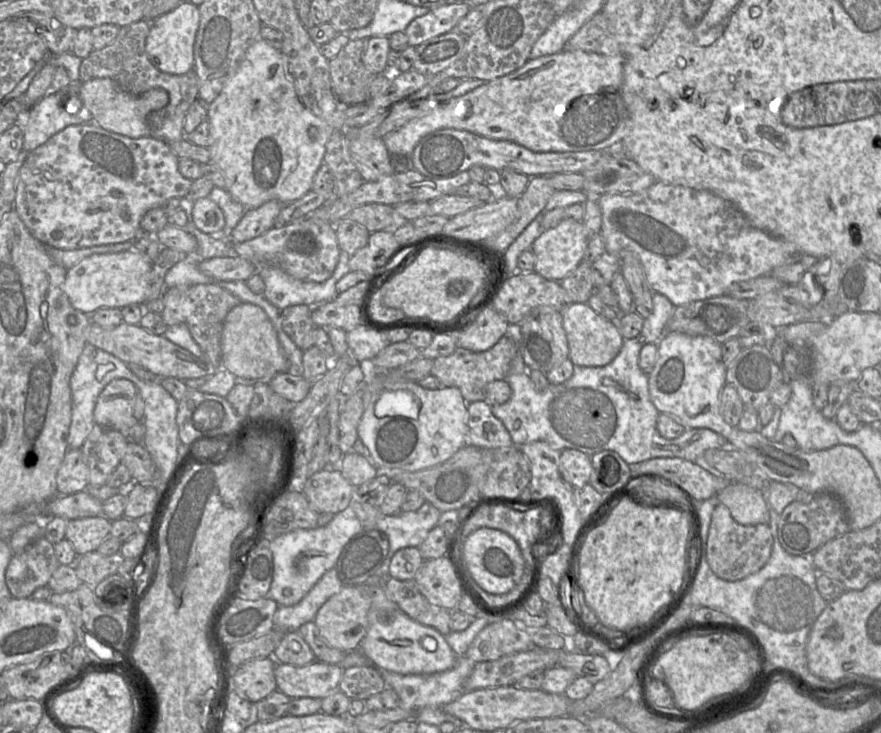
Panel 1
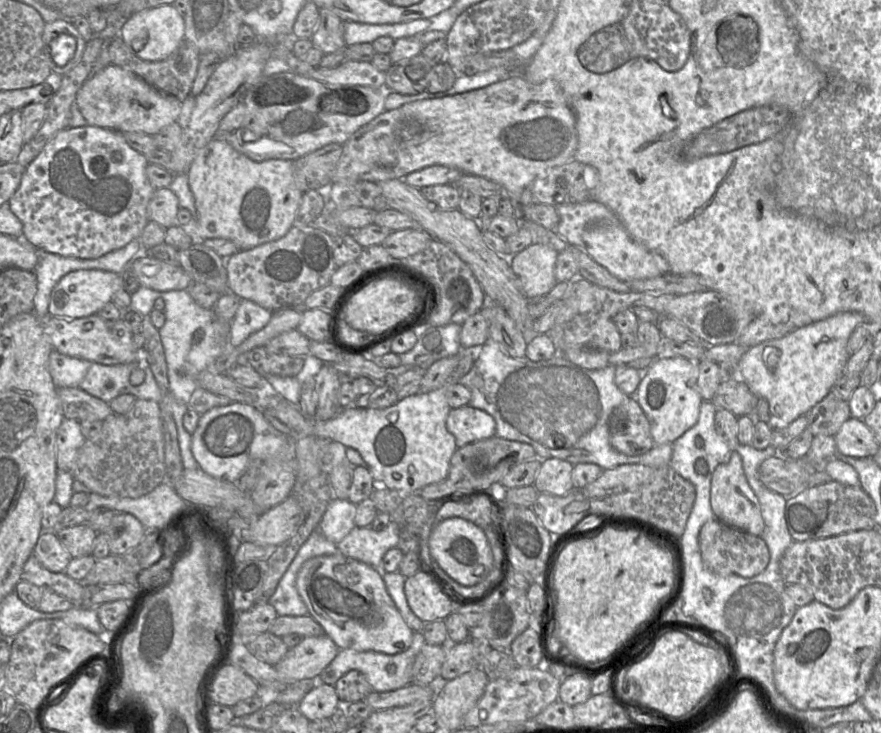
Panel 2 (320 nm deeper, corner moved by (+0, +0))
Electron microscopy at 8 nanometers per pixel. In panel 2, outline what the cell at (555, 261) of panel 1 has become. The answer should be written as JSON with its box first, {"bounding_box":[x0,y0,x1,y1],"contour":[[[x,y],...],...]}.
{"bounding_box":[509,243,559,299],"contour":[[[534,243],[509,256],[519,287],[528,299],[547,295],[555,287],[555,264],[558,254],[559,252],[549,246]]]}

